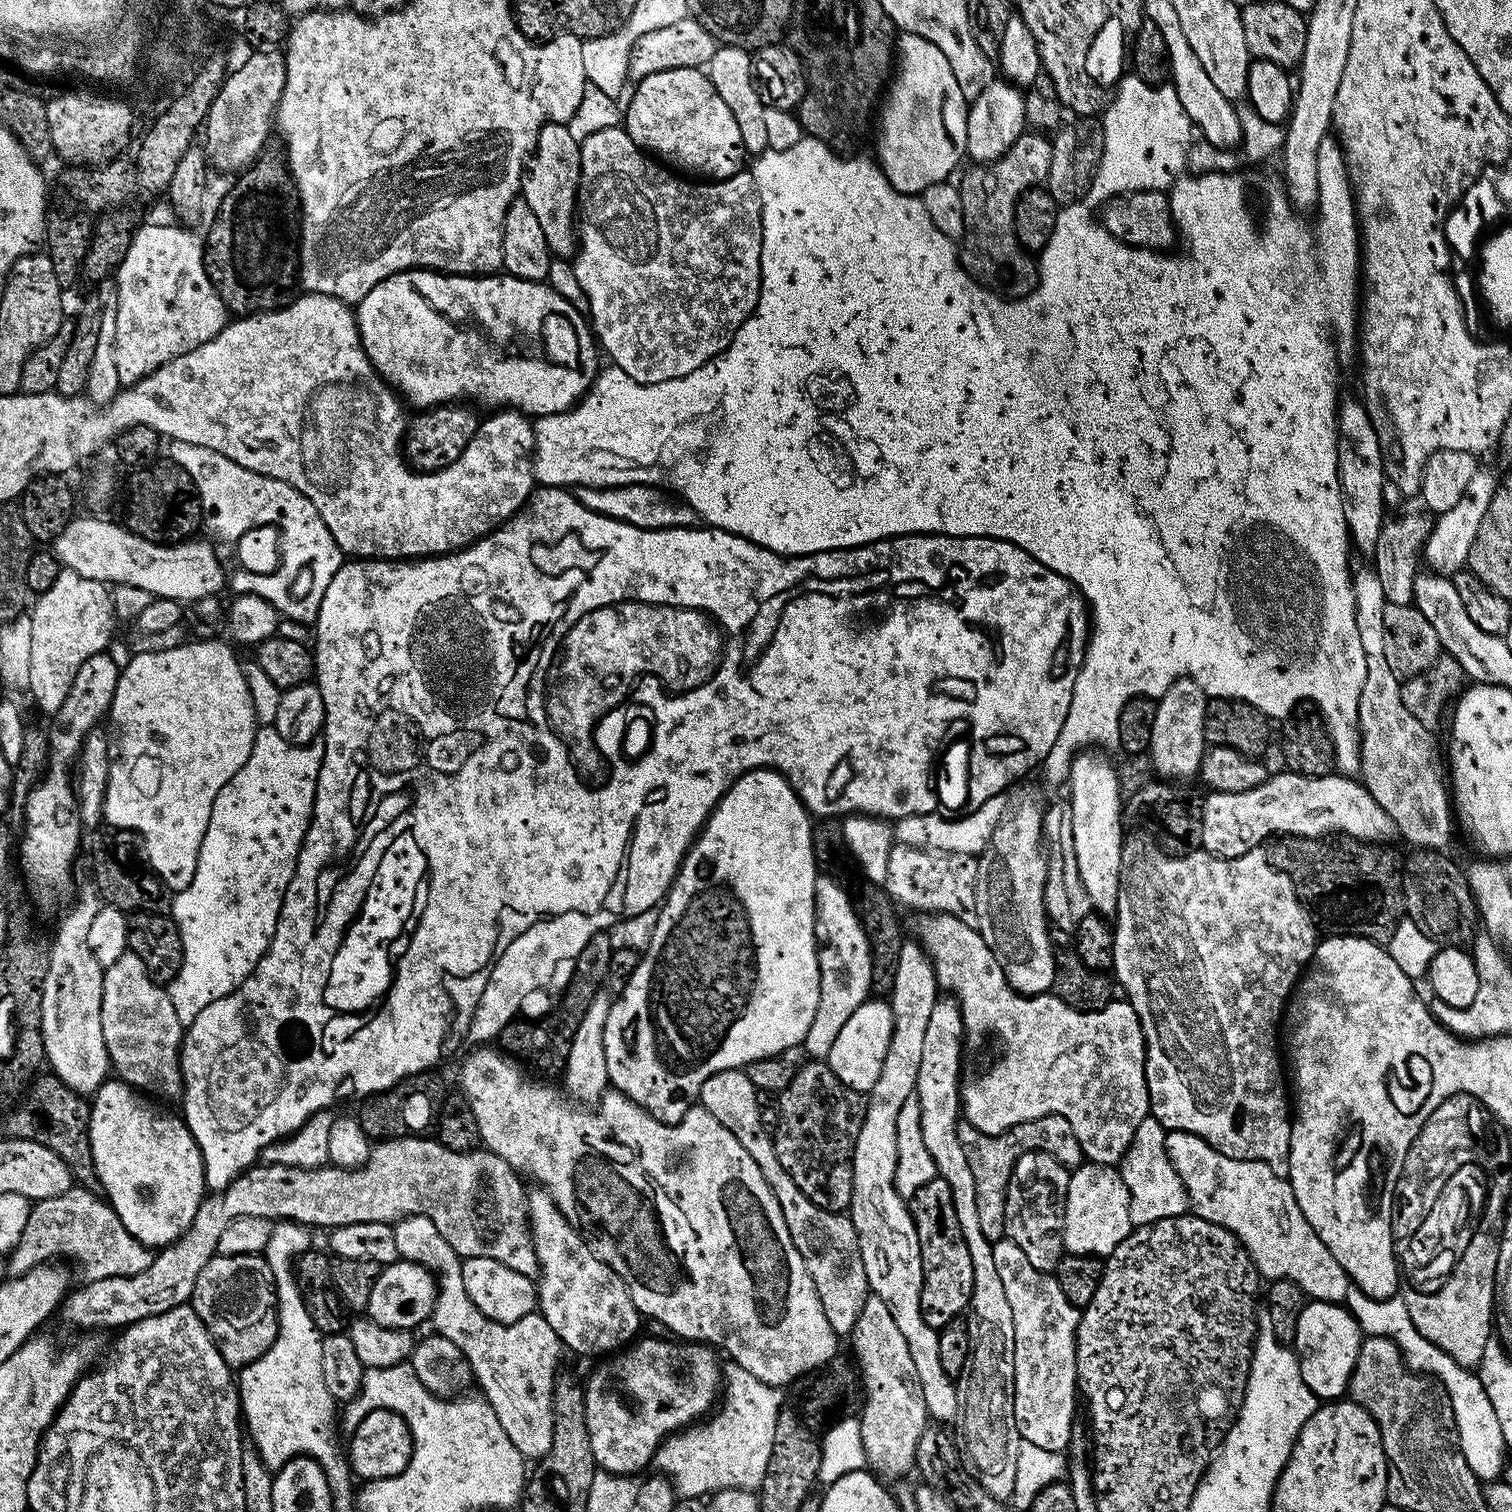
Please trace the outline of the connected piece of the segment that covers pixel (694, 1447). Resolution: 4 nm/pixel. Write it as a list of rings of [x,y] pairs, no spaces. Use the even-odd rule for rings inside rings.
[[[725,1363],[722,1403],[703,1422],[667,1437],[655,1454],[655,1467],[668,1471],[667,1479],[681,1497],[704,1498],[727,1488],[759,1489],[774,1446],[774,1426],[782,1407],[780,1392],[777,1385],[754,1378],[750,1370]]]

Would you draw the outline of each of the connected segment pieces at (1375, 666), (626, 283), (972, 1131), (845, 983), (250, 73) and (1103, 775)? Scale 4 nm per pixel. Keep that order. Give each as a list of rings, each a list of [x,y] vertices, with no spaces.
[[[1375,571],[1356,572],[1354,576],[1356,590],[1356,621],[1358,622],[1358,638],[1362,638],[1362,654],[1366,654],[1366,682],[1362,682],[1360,695],[1360,768],[1364,771],[1362,783],[1368,792],[1390,814],[1396,824],[1397,833],[1420,850],[1444,850],[1452,840],[1454,832],[1454,814],[1450,809],[1450,788],[1446,783],[1446,768],[1440,765],[1440,756],[1436,753],[1436,740],[1433,729],[1418,722],[1406,710],[1402,702],[1401,677],[1390,670],[1390,662],[1386,662],[1386,638],[1384,637],[1384,591],[1382,582],[1378,582]]]
[[[620,126],[598,130],[598,134],[590,134],[590,138],[586,138],[580,146],[582,175],[578,193],[578,212],[581,217],[584,215],[584,221],[581,224],[579,221],[578,224],[578,251],[574,256],[578,286],[582,286],[588,299],[587,315],[590,317],[590,327],[599,347],[603,351],[604,348],[608,351],[608,356],[612,359],[609,361],[615,367],[626,370],[626,374],[630,374],[630,378],[634,378],[634,382],[639,384],[657,384],[670,378],[682,378],[701,368],[707,360],[714,358],[722,350],[726,350],[736,331],[752,317],[753,310],[758,306],[762,274],[760,195],[751,171],[741,170],[725,180],[691,184],[690,181],[683,180],[688,178],[669,170],[663,163],[660,165],[655,162],[660,163],[637,146]]]
[[[1046,1114],[1037,1120],[1022,1122],[1018,1126],[1014,1126],[997,1136],[982,1134],[982,1130],[978,1130],[973,1124],[962,1122],[958,1126],[958,1142],[962,1142],[962,1151],[966,1153],[966,1162],[974,1174],[974,1190],[978,1190],[977,1205],[979,1226],[982,1229],[982,1234],[986,1234],[986,1238],[993,1242],[1004,1236],[1006,1190],[1010,1182],[1010,1174],[1014,1170],[1014,1162],[1018,1162],[1018,1158],[1022,1158],[1022,1154],[1026,1154],[1027,1152],[1049,1152],[1051,1156],[1058,1158],[1058,1162],[1062,1162],[1065,1168],[1069,1170],[1079,1168],[1086,1160],[1082,1146],[1074,1134],[1074,1126],[1070,1126],[1070,1122],[1066,1122],[1066,1118],[1062,1118],[1058,1114]]]
[[[832,874],[817,875],[814,882],[814,898],[816,899],[816,953],[820,967],[820,997],[818,1010],[814,1010],[814,1022],[810,1022],[810,1030],[806,1030],[802,1048],[812,1058],[827,1058],[830,1046],[834,1046],[838,1033],[850,1014],[858,1010],[864,1001],[869,999],[872,987],[872,951],[866,938],[864,923],[856,913],[853,897],[839,884]]]
[[[265,47],[252,50],[249,56],[229,71],[224,77],[218,98],[208,111],[208,118],[202,125],[202,136],[206,141],[207,159],[220,168],[243,170],[265,151],[268,131],[273,131],[276,109],[286,86],[285,53],[279,47]]]
[[[1085,749],[1073,757],[1072,763],[1068,766],[1070,771],[1068,803],[1071,806],[1074,852],[1078,861],[1078,872],[1082,877],[1082,886],[1090,897],[1093,909],[1110,918],[1116,913],[1121,886],[1124,808],[1116,768],[1110,766],[1102,755],[1104,754],[1099,751]]]

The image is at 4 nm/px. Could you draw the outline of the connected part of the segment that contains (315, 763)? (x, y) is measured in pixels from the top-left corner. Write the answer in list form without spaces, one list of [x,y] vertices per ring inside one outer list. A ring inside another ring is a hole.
[[[260,726],[256,730],[256,740],[252,743],[250,758],[246,758],[242,770],[238,770],[238,774],[234,774],[234,778],[230,778],[230,782],[226,782],[226,786],[222,786],[222,790],[218,790],[218,798],[214,798],[214,806],[210,810],[210,826],[206,826],[206,838],[202,838],[202,850],[198,850],[198,866],[194,878],[190,882],[190,886],[186,886],[182,891],[172,896],[170,915],[176,921],[180,931],[184,961],[171,984],[167,985],[167,989],[170,1002],[174,1002],[174,1010],[177,1012],[181,1024],[185,1026],[192,1024],[194,1018],[198,1018],[198,1014],[202,1014],[202,1010],[206,1010],[206,1006],[210,1006],[210,1002],[218,1002],[218,998],[226,998],[226,994],[230,994],[235,988],[242,986],[242,982],[254,970],[254,966],[258,966],[258,962],[266,954],[266,950],[274,938],[274,930],[278,926],[286,886],[290,886],[290,878],[294,878],[298,854],[304,845],[304,835],[308,832],[308,823],[312,821],[316,783],[323,761],[324,749],[319,743],[313,742],[307,746],[291,744],[286,742],[286,738],[282,738],[282,734],[278,734],[275,726]]]

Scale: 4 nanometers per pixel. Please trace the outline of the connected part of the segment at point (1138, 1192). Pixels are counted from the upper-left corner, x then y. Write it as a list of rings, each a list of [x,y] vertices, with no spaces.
[[[1149,1114],[1134,1130],[1134,1138],[1120,1159],[1118,1171],[1122,1182],[1126,1182],[1126,1190],[1130,1194],[1130,1218],[1133,1225],[1153,1224],[1162,1218],[1174,1218],[1185,1215],[1189,1211],[1188,1191],[1174,1170],[1174,1162],[1170,1162],[1170,1154],[1166,1150],[1168,1132]]]

